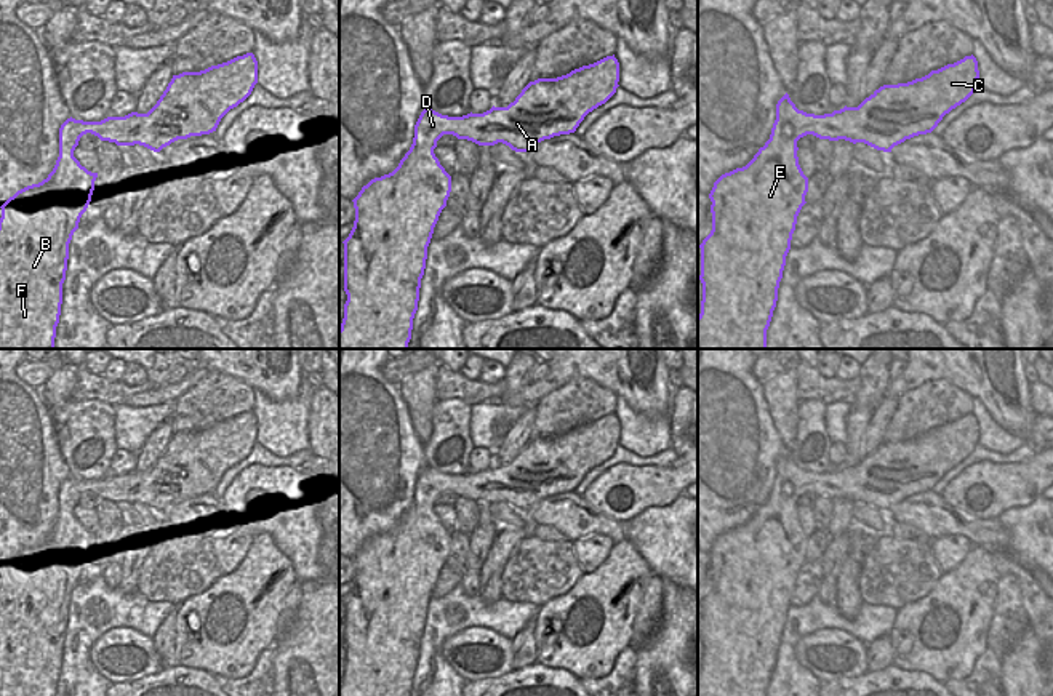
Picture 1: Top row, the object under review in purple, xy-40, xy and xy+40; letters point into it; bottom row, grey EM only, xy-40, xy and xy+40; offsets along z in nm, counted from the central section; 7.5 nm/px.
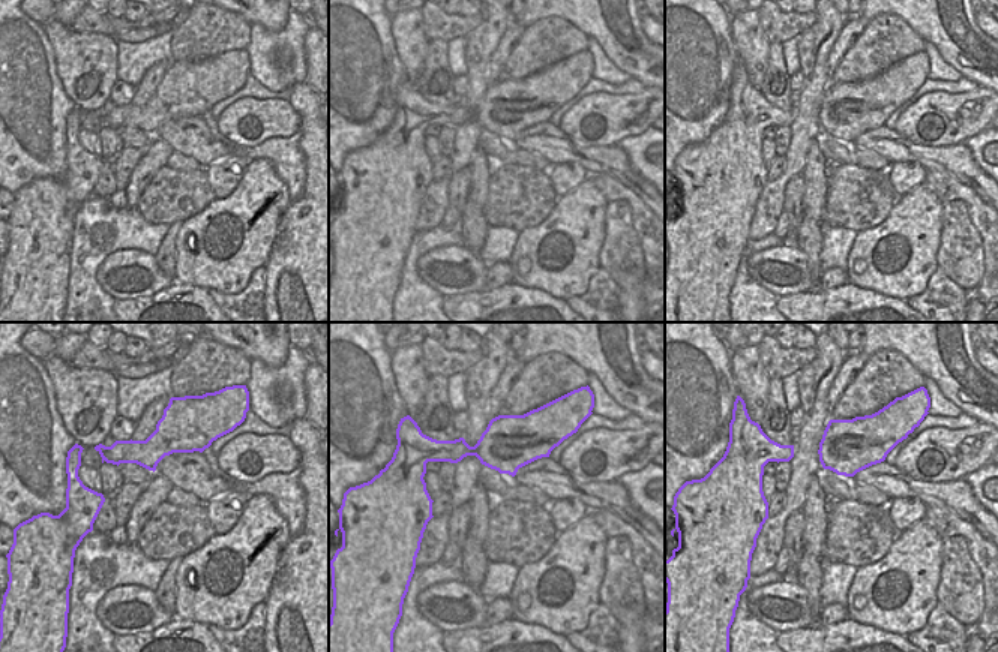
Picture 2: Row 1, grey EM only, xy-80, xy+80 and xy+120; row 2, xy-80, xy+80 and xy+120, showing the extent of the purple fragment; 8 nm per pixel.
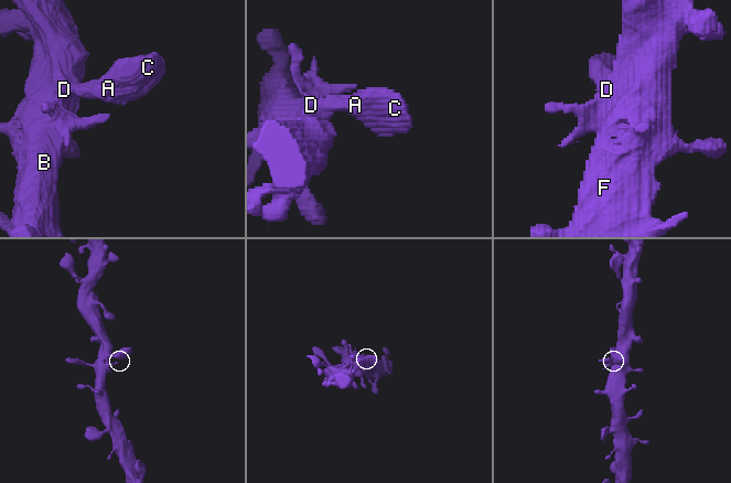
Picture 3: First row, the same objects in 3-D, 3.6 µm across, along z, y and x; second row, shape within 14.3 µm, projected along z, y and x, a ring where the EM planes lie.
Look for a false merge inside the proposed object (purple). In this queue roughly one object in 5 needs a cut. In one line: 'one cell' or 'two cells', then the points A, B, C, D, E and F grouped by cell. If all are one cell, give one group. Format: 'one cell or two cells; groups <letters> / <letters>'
one cell; groups A B C D E F

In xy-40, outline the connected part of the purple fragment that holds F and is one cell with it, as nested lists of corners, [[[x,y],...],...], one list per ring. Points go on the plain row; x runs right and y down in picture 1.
[[[246,411],[200,430],[173,434],[147,472],[131,470],[101,480],[67,477],[59,486],[59,515],[48,536],[18,549],[0,565],[0,696],[56,696],[69,602],[91,560],[98,536],[98,531],[88,530],[74,515],[83,493],[91,491],[117,504],[139,502],[160,510],[178,498],[216,490],[221,477],[243,461],[256,442],[258,419],[253,411]]]

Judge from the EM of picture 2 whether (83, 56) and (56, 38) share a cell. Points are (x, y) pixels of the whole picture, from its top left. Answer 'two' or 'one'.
one

